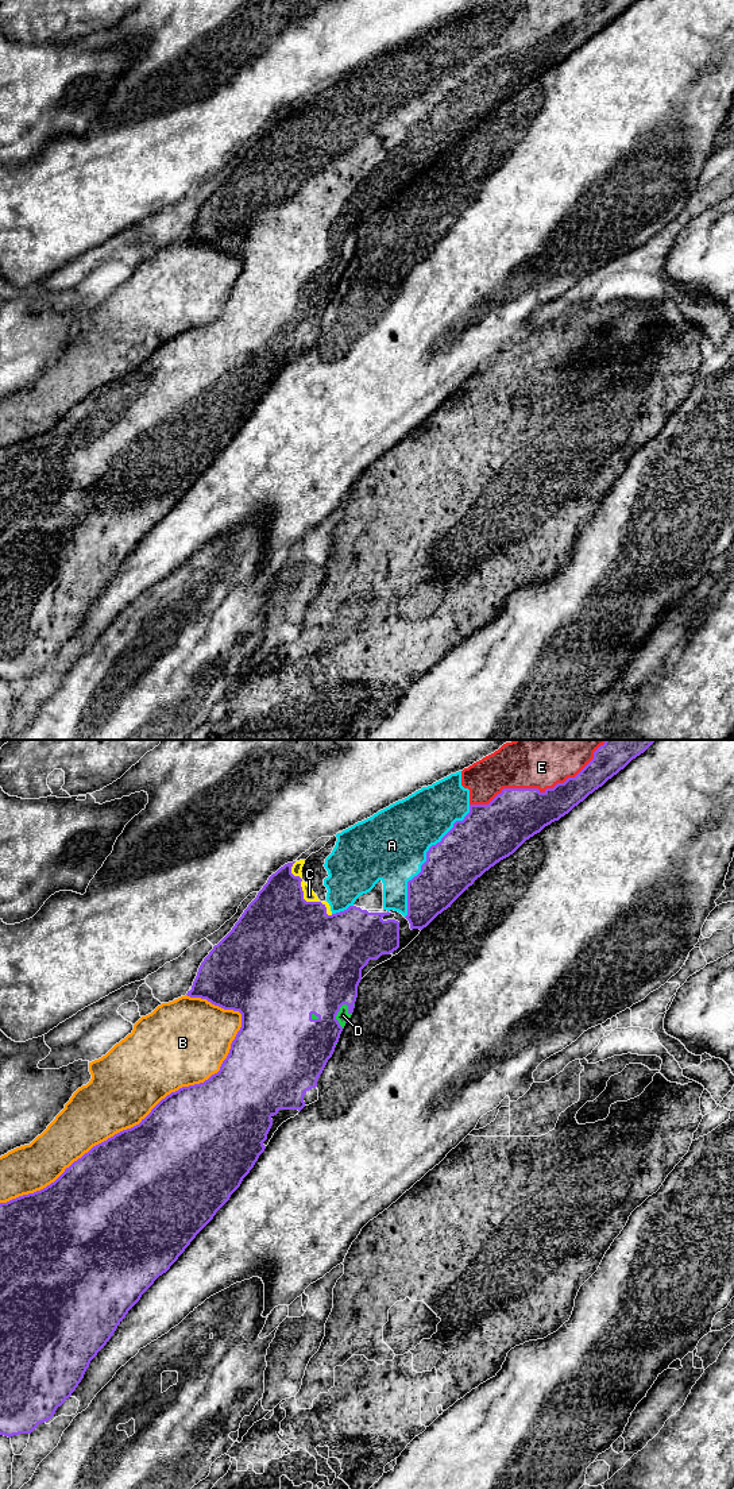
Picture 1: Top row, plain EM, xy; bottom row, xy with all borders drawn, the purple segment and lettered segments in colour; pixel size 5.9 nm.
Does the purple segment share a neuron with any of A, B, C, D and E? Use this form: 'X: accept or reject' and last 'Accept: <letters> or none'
A: accept
B: reject
C: accept
D: accept
E: accept
Accept: A, C, D, E

